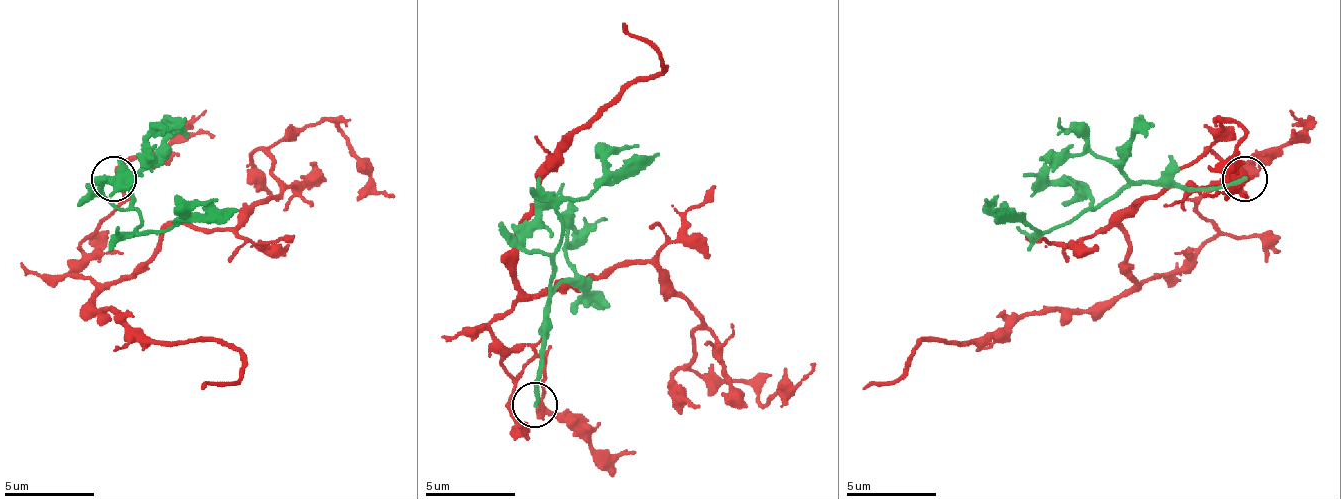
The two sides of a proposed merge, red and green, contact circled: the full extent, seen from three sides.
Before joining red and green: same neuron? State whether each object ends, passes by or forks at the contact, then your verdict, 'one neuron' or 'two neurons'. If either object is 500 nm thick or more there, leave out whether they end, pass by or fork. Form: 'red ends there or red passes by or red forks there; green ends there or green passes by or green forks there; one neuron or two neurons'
red passes by; green ends there; two neurons

